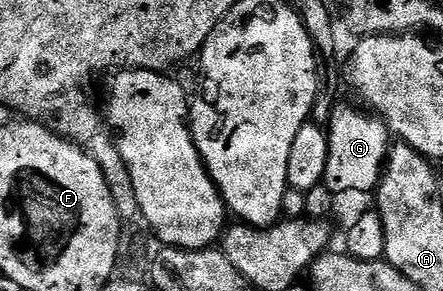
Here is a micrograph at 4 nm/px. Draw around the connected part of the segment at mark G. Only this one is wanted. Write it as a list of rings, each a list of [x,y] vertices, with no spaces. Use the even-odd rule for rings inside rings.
[[[339,104],[328,117],[330,121],[326,134],[328,167],[324,183],[336,195],[342,195],[342,193],[373,194],[377,190],[379,181],[382,180],[386,157],[390,154],[392,134],[385,120],[373,112],[358,109]]]

